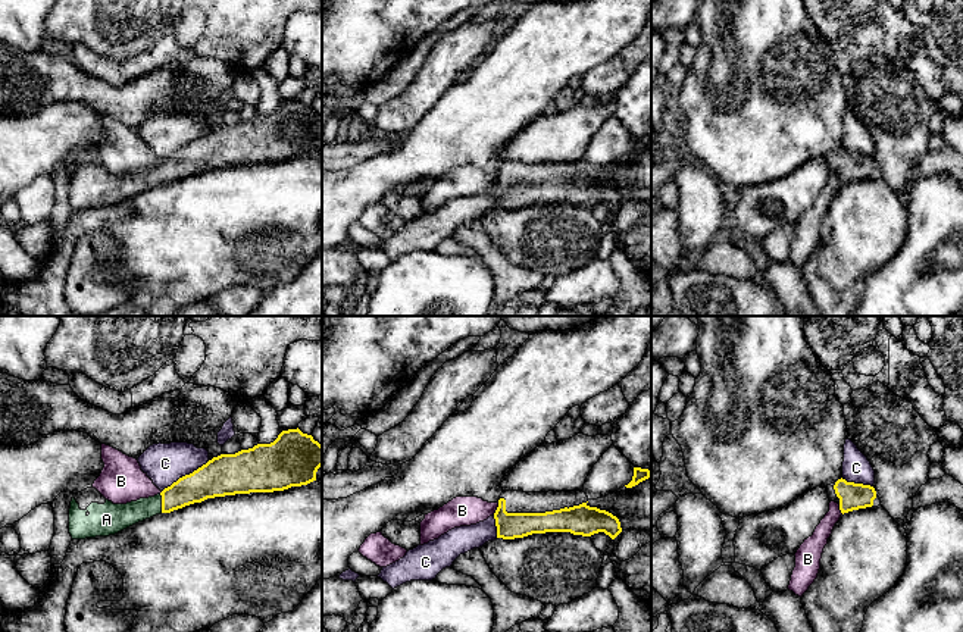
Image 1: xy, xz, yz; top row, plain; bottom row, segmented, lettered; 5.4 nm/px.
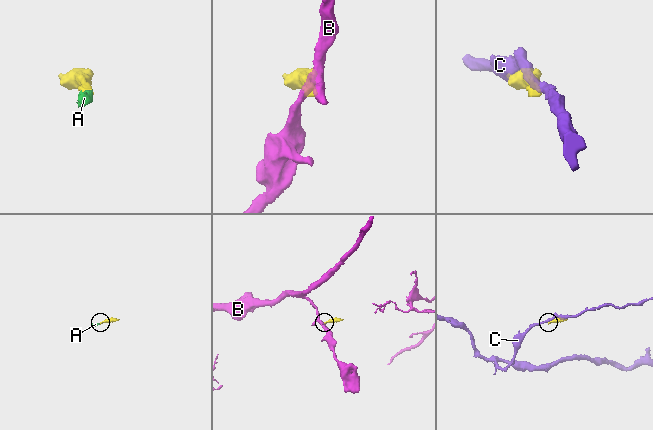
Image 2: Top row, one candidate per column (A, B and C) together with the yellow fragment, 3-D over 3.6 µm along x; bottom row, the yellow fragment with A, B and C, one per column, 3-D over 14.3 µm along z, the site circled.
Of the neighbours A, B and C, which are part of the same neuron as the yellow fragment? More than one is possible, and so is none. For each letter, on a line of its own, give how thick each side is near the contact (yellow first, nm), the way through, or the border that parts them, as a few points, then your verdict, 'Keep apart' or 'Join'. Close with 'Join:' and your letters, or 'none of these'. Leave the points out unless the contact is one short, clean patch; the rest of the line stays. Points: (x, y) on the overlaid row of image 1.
A: Thickness 170 nm (yellow) against 140 nm. Join
B: Thickness 140 nm (yellow) against 160 nm. Boundary: xz (499, 503), (493, 513). Keep apart
C: Thickness 220 nm (yellow) against 220 nm. Keep apart
Join: A

